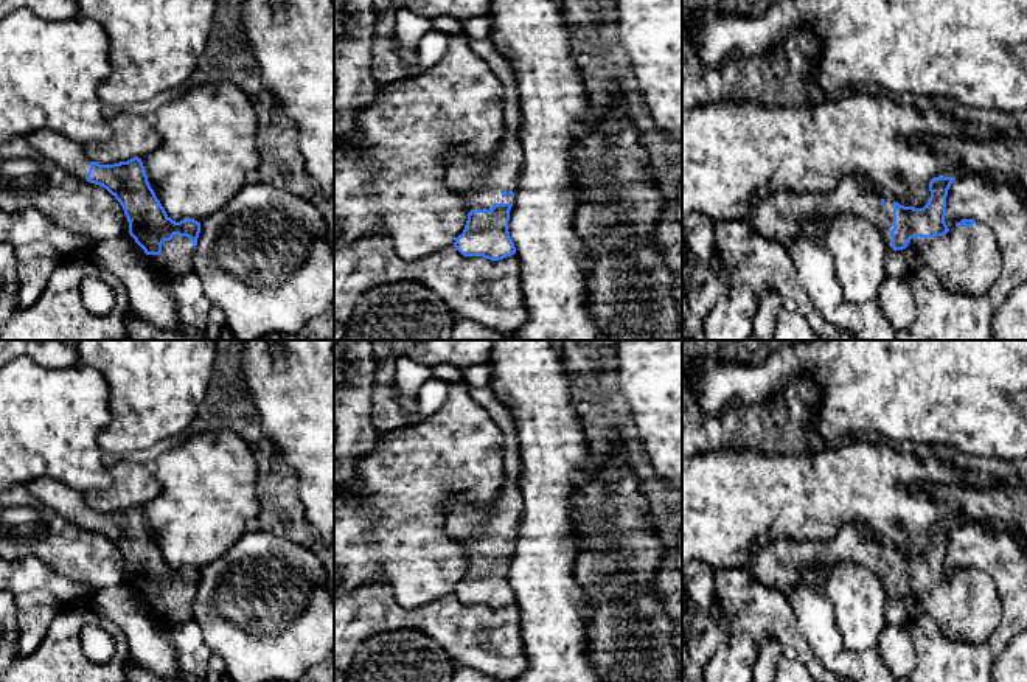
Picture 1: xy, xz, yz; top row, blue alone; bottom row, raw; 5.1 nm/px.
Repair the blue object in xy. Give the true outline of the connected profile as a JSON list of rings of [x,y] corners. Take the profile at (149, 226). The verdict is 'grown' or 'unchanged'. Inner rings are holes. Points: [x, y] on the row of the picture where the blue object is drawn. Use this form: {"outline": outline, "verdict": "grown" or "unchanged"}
{"outline": [[[50,129],[26,135],[28,144],[78,179],[106,188],[123,207],[129,235],[144,250],[160,277],[176,278],[193,270],[191,256],[197,245],[200,222],[172,221],[148,182],[141,158],[99,165],[75,143]]], "verdict": "grown"}

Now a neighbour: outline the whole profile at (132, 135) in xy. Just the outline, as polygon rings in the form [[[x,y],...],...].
[[[135,109],[112,112],[109,121],[112,127],[109,140],[84,144],[92,162],[113,165],[134,157],[143,158],[162,143],[154,123]]]

